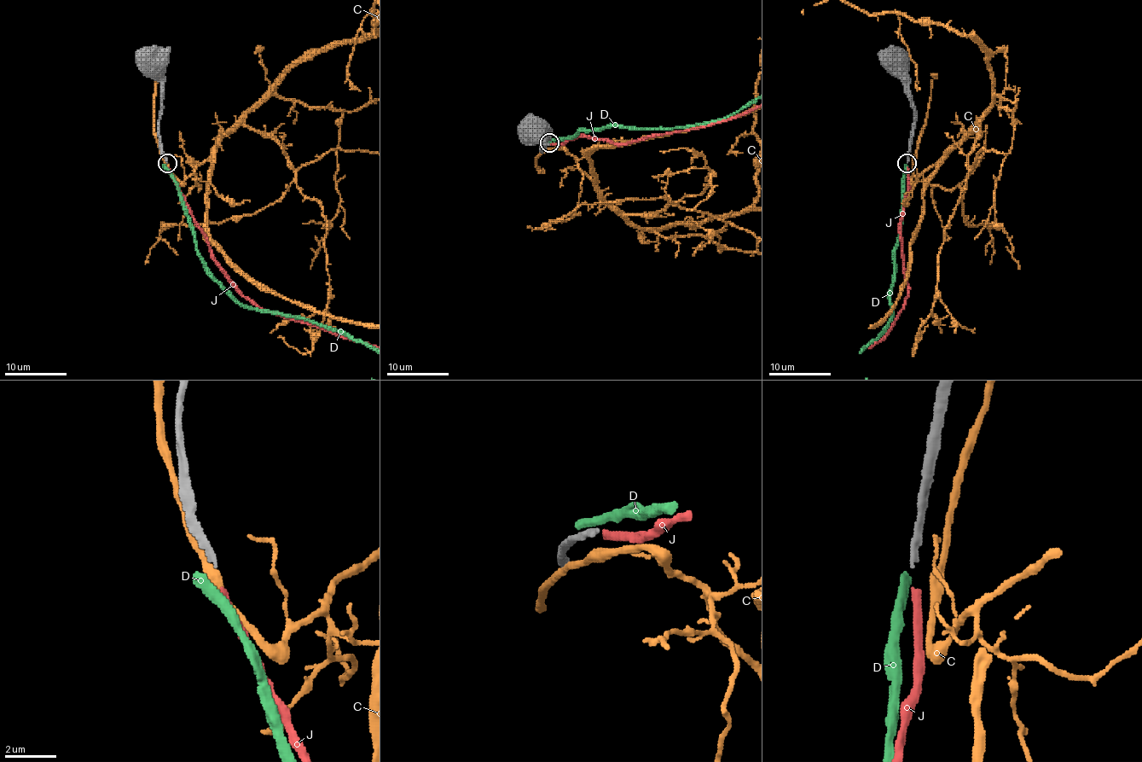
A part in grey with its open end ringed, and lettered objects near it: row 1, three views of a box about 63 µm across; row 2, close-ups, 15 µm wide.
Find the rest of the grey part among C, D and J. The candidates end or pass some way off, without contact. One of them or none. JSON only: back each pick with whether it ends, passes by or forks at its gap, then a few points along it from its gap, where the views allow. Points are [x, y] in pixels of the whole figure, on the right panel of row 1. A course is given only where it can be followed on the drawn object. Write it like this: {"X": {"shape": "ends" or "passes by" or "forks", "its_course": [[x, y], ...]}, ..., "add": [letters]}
{"J": {"shape": "ends"}, "add": ["J"]}

